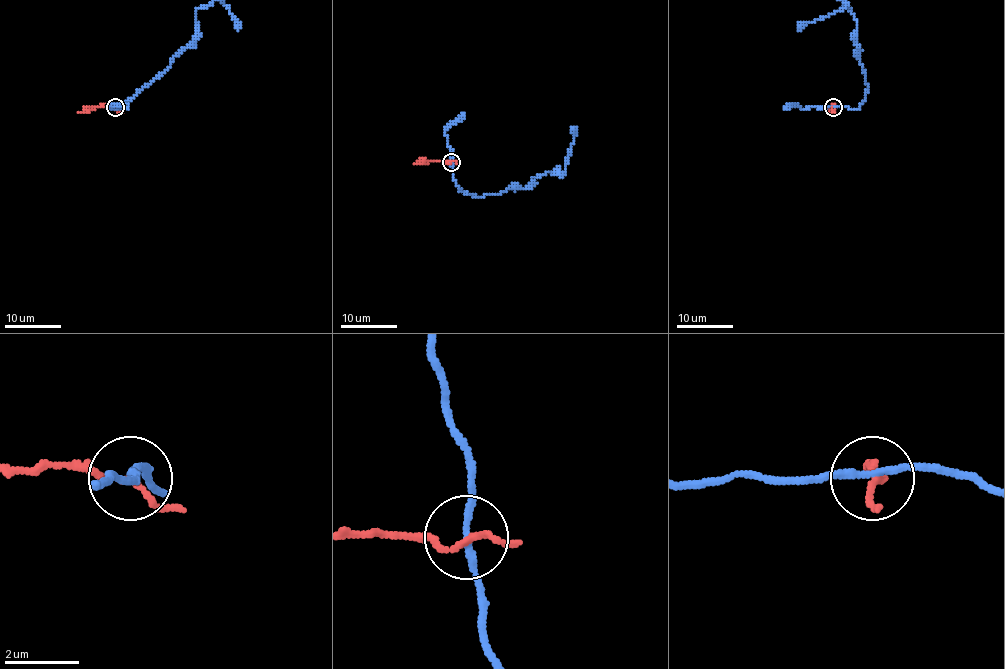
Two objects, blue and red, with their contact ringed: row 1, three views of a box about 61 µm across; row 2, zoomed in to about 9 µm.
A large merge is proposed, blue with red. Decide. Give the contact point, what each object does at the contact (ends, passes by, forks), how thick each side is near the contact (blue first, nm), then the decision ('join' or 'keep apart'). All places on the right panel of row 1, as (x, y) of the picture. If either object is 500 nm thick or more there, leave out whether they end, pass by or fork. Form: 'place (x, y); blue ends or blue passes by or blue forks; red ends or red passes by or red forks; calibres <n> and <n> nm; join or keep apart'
place (833, 107); blue passes by; red passes by; calibres 170 and 130 nm; keep apart

